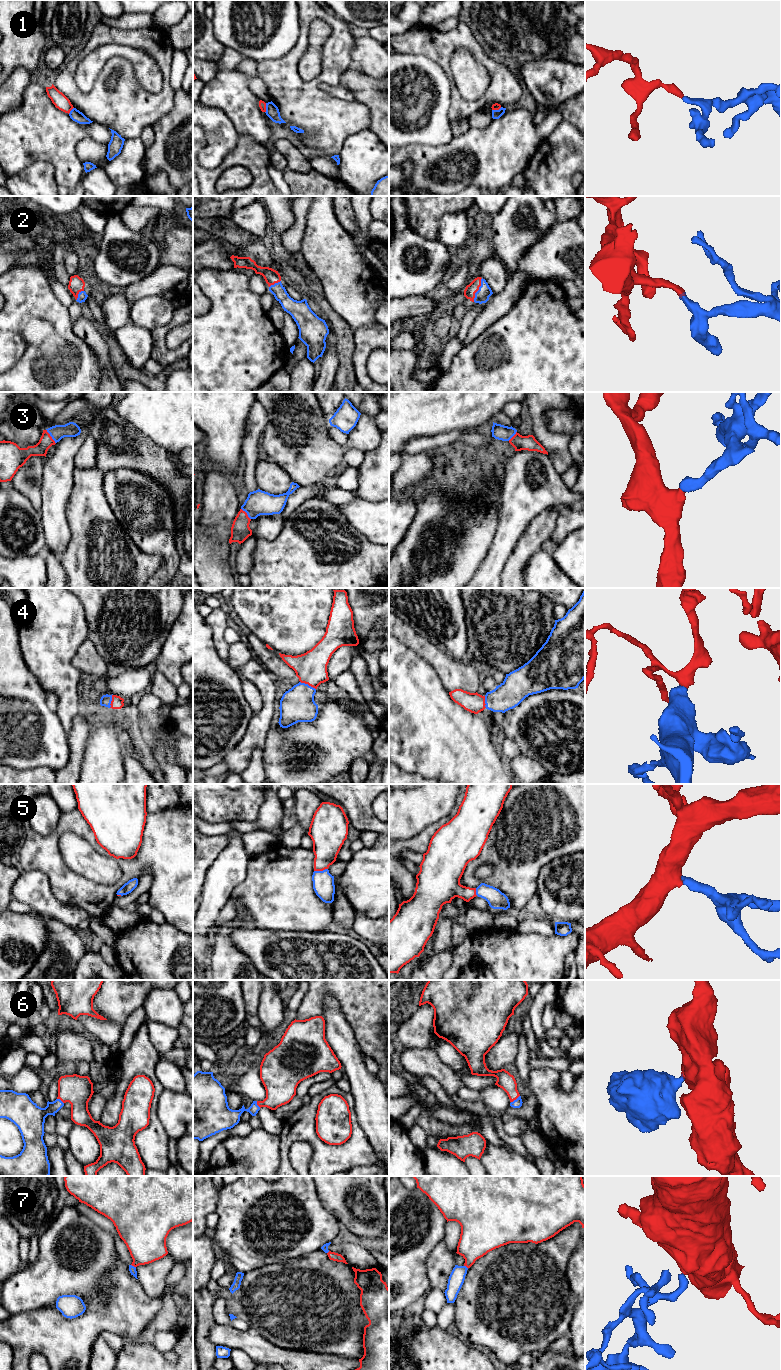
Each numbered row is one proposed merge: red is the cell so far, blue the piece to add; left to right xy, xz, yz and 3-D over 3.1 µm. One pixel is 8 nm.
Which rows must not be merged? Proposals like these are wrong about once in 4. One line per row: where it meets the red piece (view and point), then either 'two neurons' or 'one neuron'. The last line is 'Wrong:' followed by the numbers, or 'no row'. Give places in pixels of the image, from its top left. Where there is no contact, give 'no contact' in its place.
1: contact xz (265, 108); two neurons
2: contact yz (478, 289); one neuron
3: contact xy (50, 436); one neuron
4: contact xz (308, 684); one neuron
5: contact xz (320, 870); one neuron
6: contact yz (515, 1099); one neuron
7: contact xy (133, 1265); one neuron
Wrong: 1

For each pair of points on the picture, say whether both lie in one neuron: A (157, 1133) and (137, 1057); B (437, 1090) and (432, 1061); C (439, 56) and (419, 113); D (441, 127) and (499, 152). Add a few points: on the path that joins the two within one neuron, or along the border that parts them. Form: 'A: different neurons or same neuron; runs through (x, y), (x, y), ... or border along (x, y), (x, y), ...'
A: same neuron; runs through (154, 1114), (157, 1084), (151, 1076)
B: different neurons; border along (419, 1077), (433, 1077), (449, 1096)
C: different neurons; border along (414, 54), (434, 60), (450, 82)
D: different neurons; border along (454, 136), (445, 144), (432, 145)

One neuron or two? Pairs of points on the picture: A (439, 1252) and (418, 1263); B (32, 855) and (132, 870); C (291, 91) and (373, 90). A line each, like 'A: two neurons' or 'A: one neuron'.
A: two neurons
B: one neuron
C: two neurons

